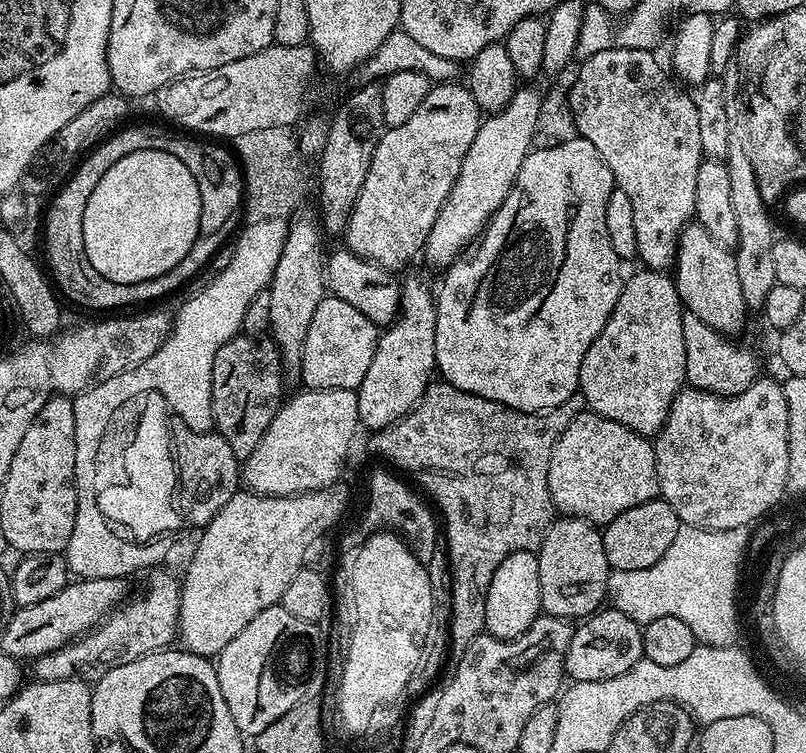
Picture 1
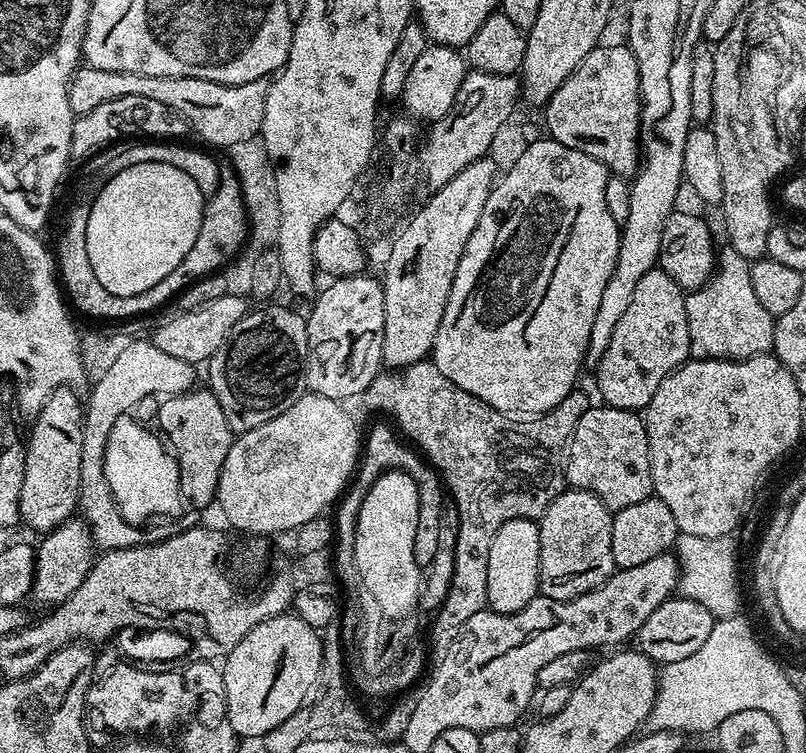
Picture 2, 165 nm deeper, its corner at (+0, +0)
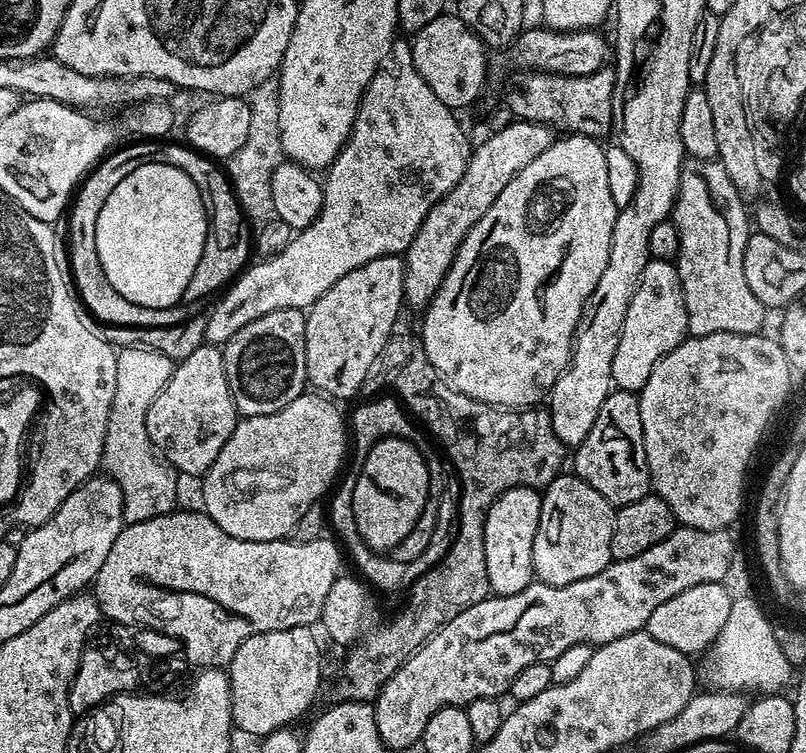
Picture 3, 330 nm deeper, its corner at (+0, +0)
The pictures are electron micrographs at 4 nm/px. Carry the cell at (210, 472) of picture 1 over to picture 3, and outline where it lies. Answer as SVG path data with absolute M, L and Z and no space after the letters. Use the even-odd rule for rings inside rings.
M207 342L173 367L172 377L154 398L146 414L146 428L153 448L177 473L185 472L186 475L196 478L203 477L218 458L218 454L222 454L222 446L226 446L237 423L238 413L226 378L224 353L217 345Z

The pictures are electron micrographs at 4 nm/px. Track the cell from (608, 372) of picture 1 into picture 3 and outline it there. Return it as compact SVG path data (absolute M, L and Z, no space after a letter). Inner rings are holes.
M649 259L638 278L634 298L630 298L626 322L622 322L618 350L614 350L613 385L622 392L640 393L642 386L646 386L646 378L650 378L650 370L688 335L684 280L679 267L670 260Z

